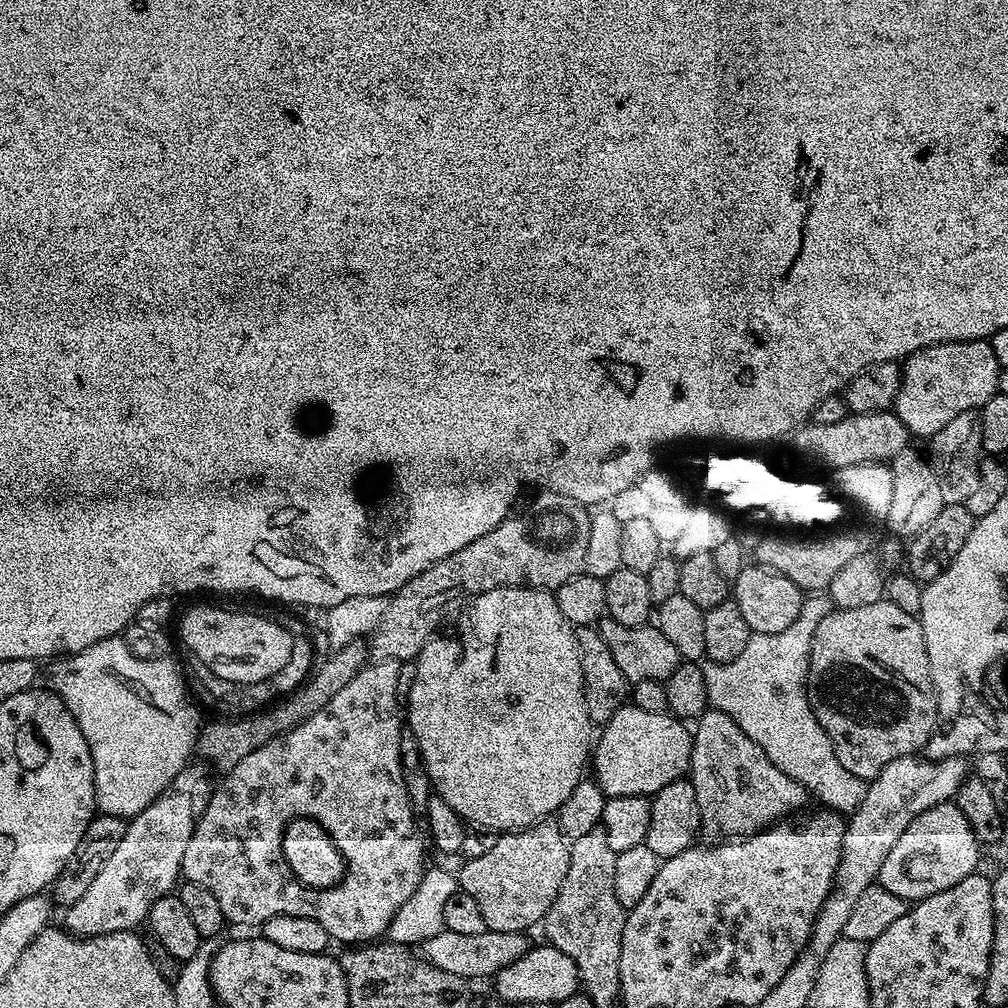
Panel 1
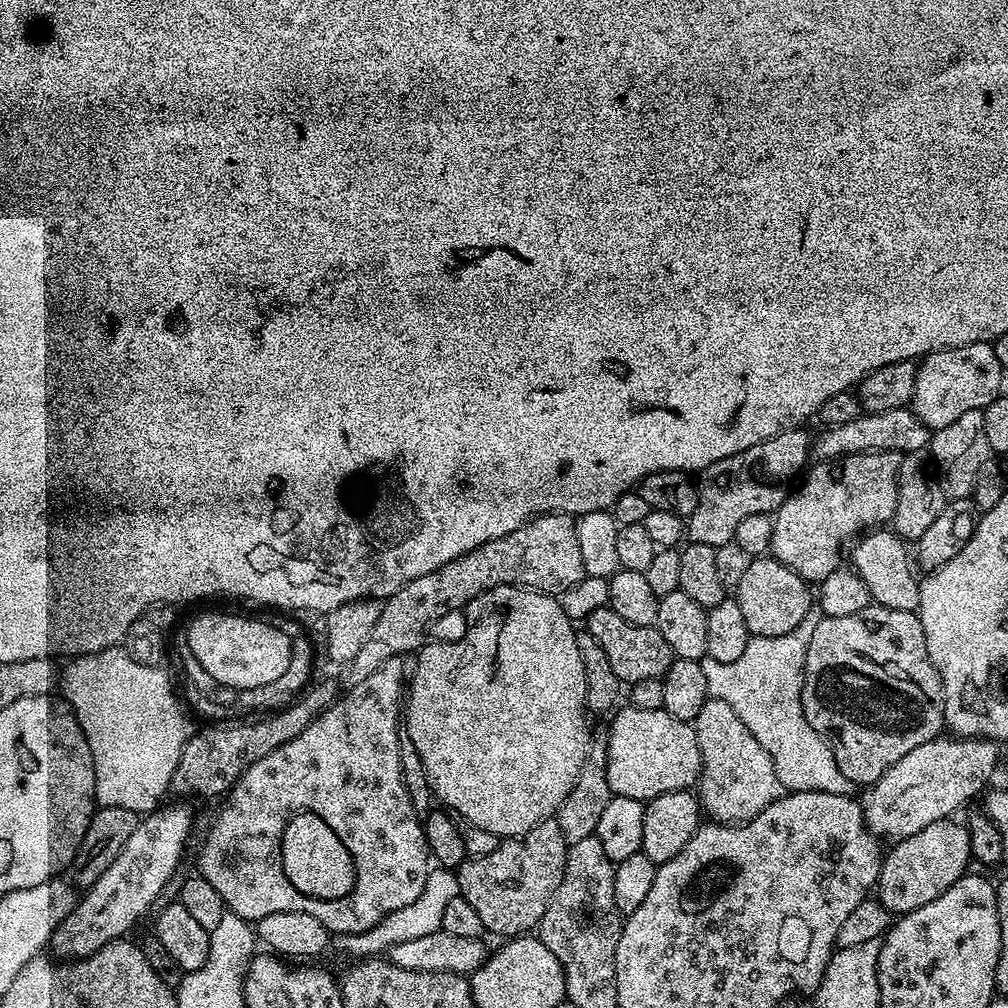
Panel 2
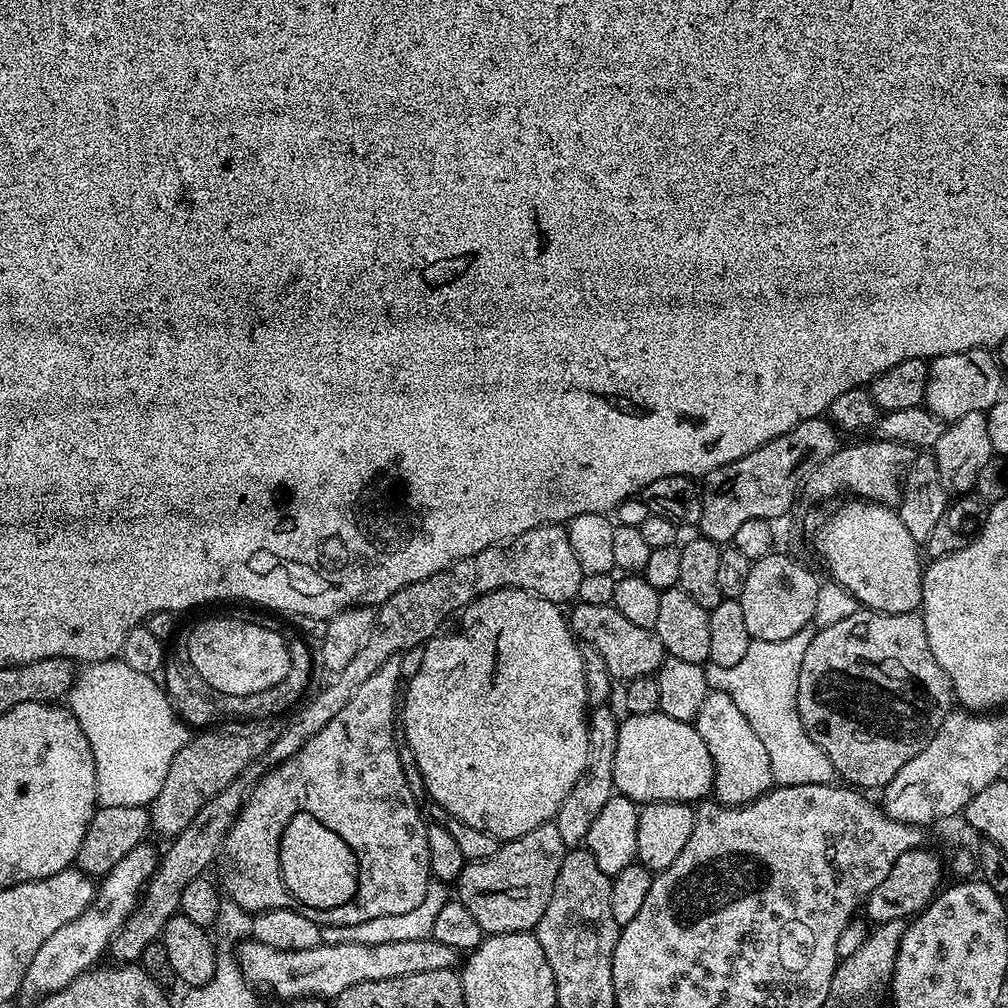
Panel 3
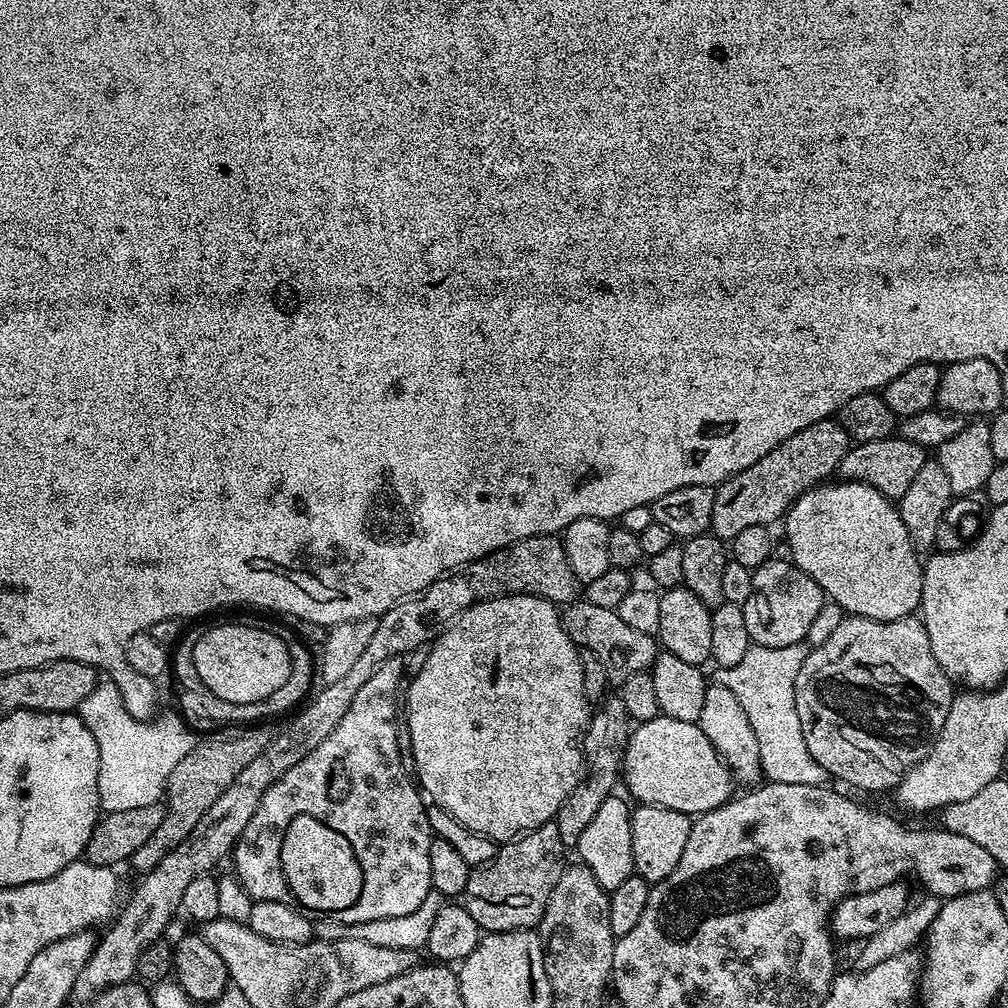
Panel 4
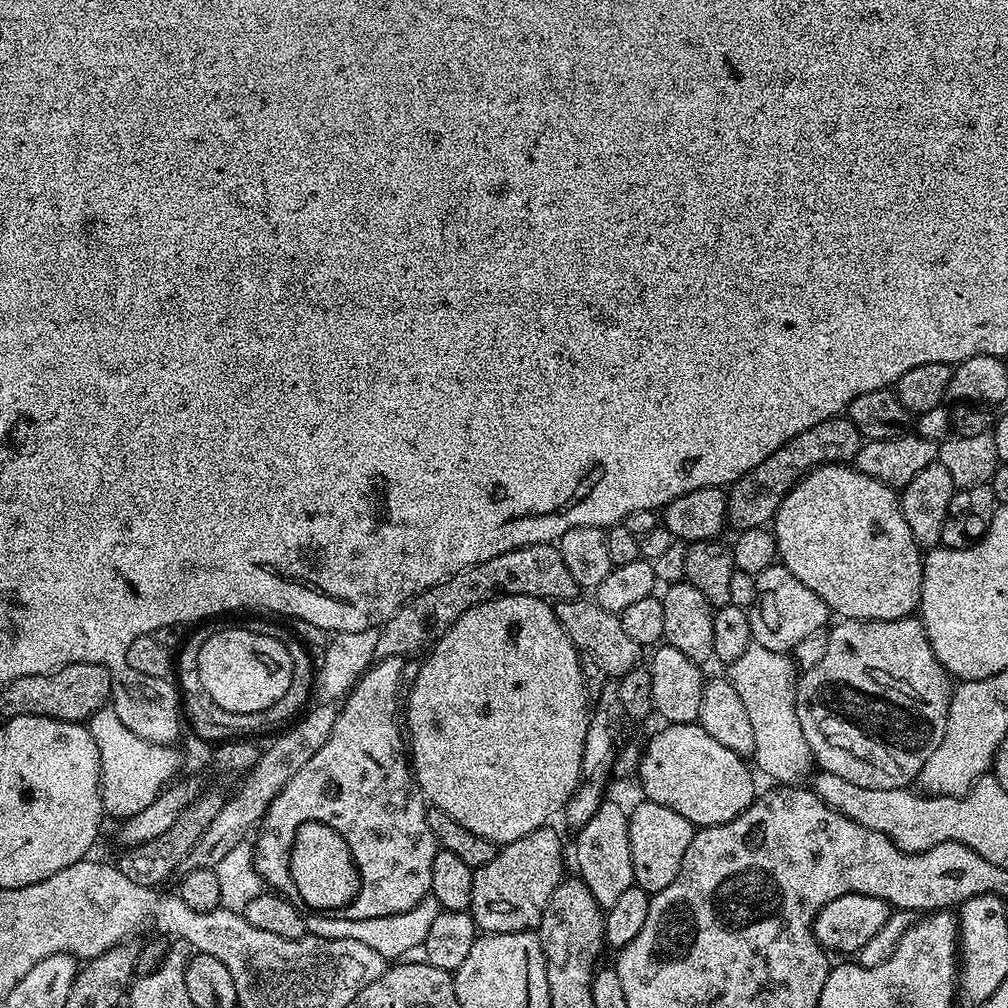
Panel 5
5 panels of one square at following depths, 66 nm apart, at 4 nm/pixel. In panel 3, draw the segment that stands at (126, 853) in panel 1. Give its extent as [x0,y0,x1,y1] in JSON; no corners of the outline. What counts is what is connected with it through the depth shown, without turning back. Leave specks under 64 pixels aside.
[20,842,158,998]

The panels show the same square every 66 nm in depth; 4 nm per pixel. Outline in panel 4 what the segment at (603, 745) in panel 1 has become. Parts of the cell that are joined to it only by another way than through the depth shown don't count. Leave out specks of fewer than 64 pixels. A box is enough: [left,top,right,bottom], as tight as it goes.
[622,715,734,818]

